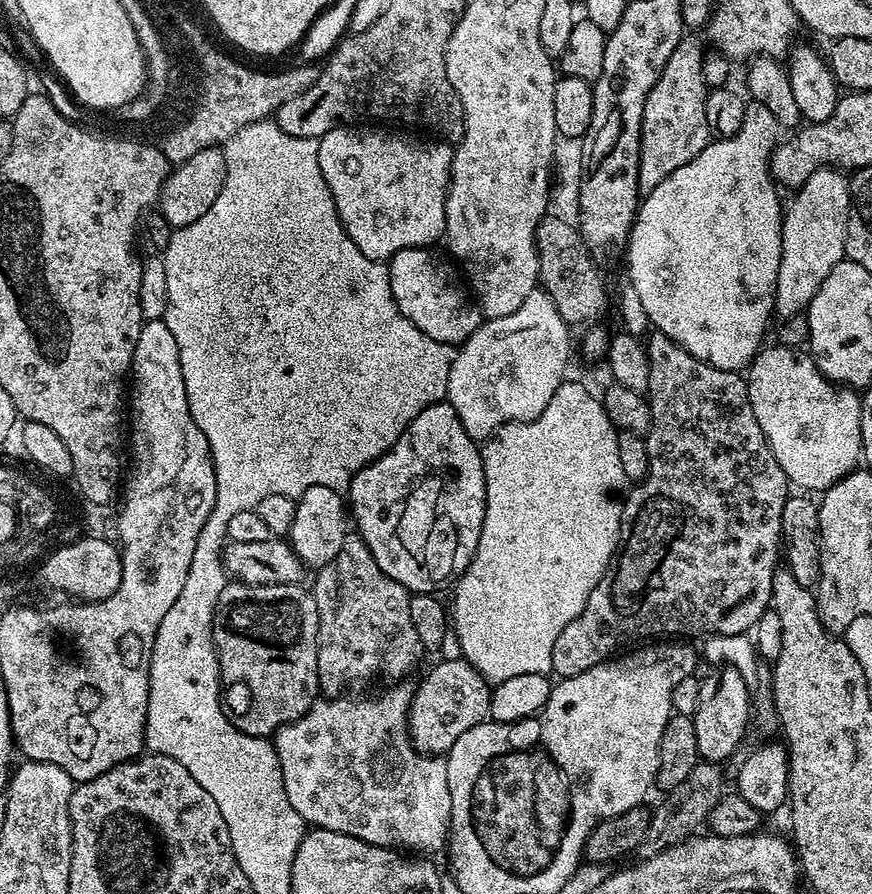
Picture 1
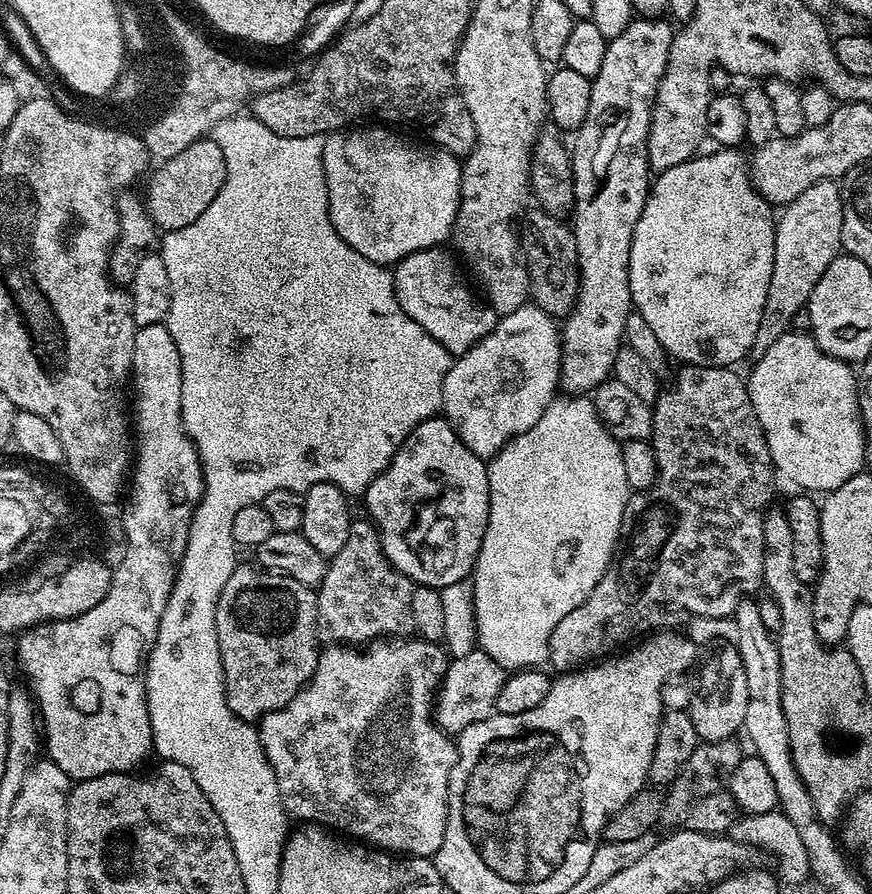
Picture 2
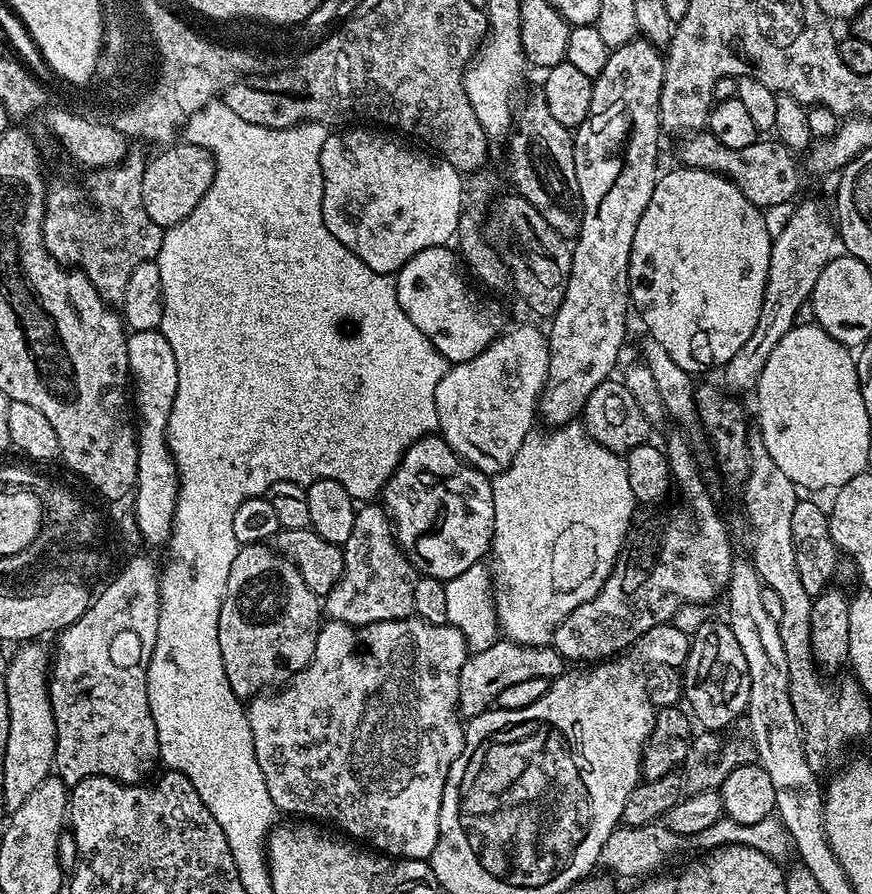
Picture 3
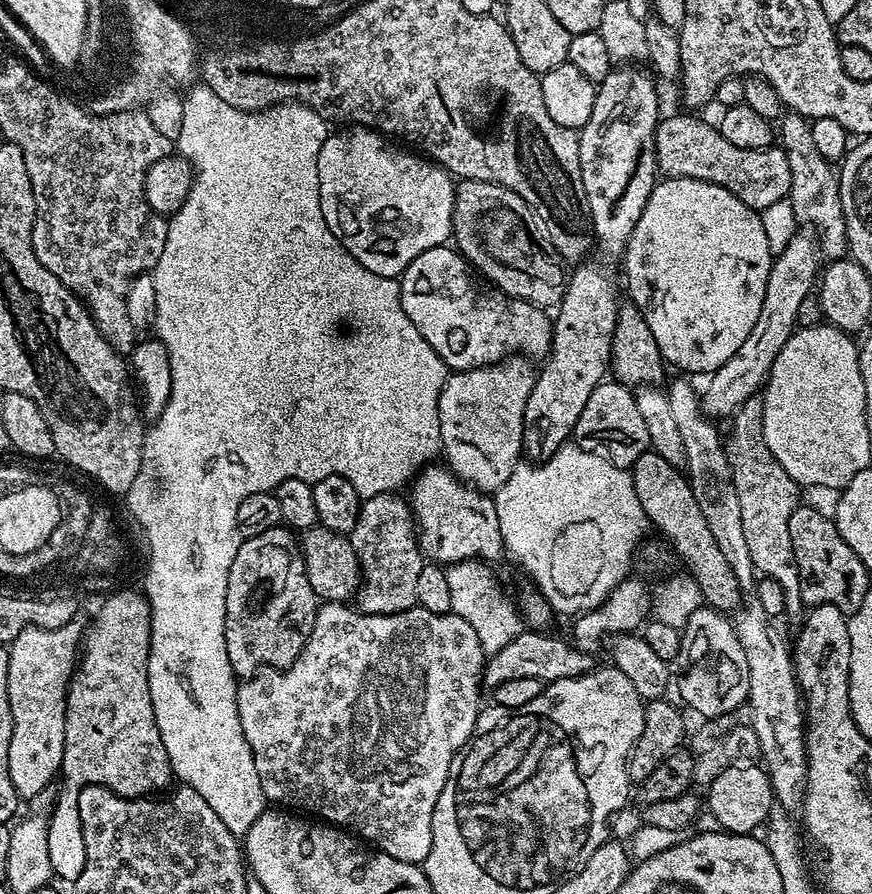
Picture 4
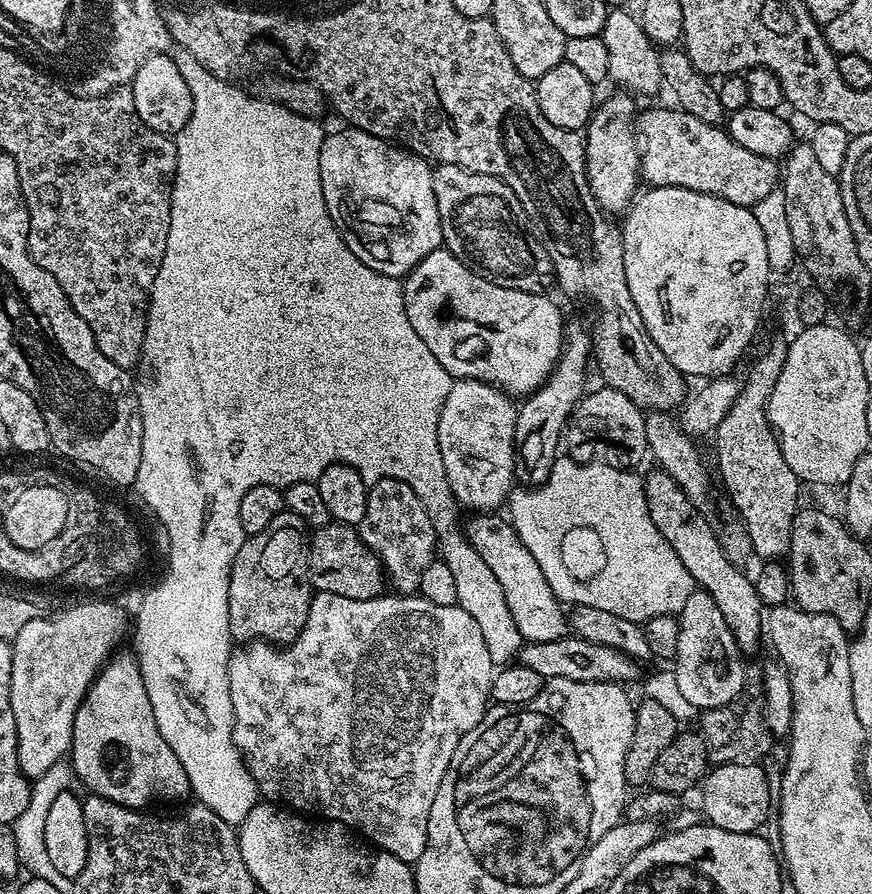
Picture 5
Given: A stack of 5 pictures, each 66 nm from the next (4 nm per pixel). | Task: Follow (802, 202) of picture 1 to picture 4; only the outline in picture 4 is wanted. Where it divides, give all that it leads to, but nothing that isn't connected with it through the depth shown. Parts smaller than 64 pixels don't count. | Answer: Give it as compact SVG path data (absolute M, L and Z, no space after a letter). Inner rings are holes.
M797 230L786 248L774 256L766 282L766 298L762 298L762 310L758 314L758 322L754 322L754 330L750 330L746 342L734 350L728 361L707 377L708 385L700 392L700 405L705 416L731 418L751 396L763 389L768 371L774 366L774 358L778 358L782 346L786 346L798 327L798 305L802 303L802 298L813 295L821 268L822 257L817 237L811 231Z

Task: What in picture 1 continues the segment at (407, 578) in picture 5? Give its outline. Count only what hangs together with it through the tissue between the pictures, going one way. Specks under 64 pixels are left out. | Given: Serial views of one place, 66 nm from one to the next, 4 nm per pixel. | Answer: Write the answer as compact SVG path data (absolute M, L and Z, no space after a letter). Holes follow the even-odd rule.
M350 534L342 542L342 550L326 566L315 573L316 581L310 584L314 602L318 606L318 674L321 693L336 698L347 684L356 684L359 680L368 680L379 672L385 672L392 678L404 678L404 675L426 656L426 650L414 631L414 622L410 618L410 598L413 593L403 588L394 578L378 570L374 554L359 534Z

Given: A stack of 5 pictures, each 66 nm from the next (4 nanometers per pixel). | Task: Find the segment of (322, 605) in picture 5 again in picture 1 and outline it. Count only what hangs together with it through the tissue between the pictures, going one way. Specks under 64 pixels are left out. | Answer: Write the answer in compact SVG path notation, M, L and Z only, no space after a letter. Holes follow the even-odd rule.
M396 682L381 696L369 700L320 698L302 718L274 733L278 762L290 804L312 828L325 828L393 850L432 854L445 847L452 826L448 761L440 754L425 754L412 744L408 715L413 689Z

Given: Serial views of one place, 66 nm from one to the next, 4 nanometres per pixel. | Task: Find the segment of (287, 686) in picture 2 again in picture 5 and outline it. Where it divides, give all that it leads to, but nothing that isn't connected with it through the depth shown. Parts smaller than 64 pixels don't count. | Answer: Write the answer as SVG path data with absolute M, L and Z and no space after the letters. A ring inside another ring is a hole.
M287 510L280 512L270 521L266 530L249 536L242 542L230 570L230 590L228 591L228 625L232 639L236 642L267 640L269 644L287 646L296 640L306 624L306 614L314 589L308 578L308 541L310 529L298 514Z

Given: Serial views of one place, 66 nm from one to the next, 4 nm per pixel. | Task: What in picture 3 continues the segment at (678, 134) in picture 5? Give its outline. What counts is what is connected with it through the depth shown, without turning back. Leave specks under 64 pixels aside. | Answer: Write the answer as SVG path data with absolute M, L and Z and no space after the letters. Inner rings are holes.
M700 130L697 136L688 136L680 144L680 160L679 163L686 168L701 168L707 172L716 172L719 176L726 176L729 180L733 180L738 186L738 190L742 190L742 194L746 194L748 201L761 210L777 206L779 203L786 203L793 199L794 194L800 188L800 168L796 165L793 149L787 148L785 144L781 144L775 138L757 139L756 143L746 146L742 150L730 150L730 146L722 146L722 142L718 142L718 138L714 138L711 132Z

